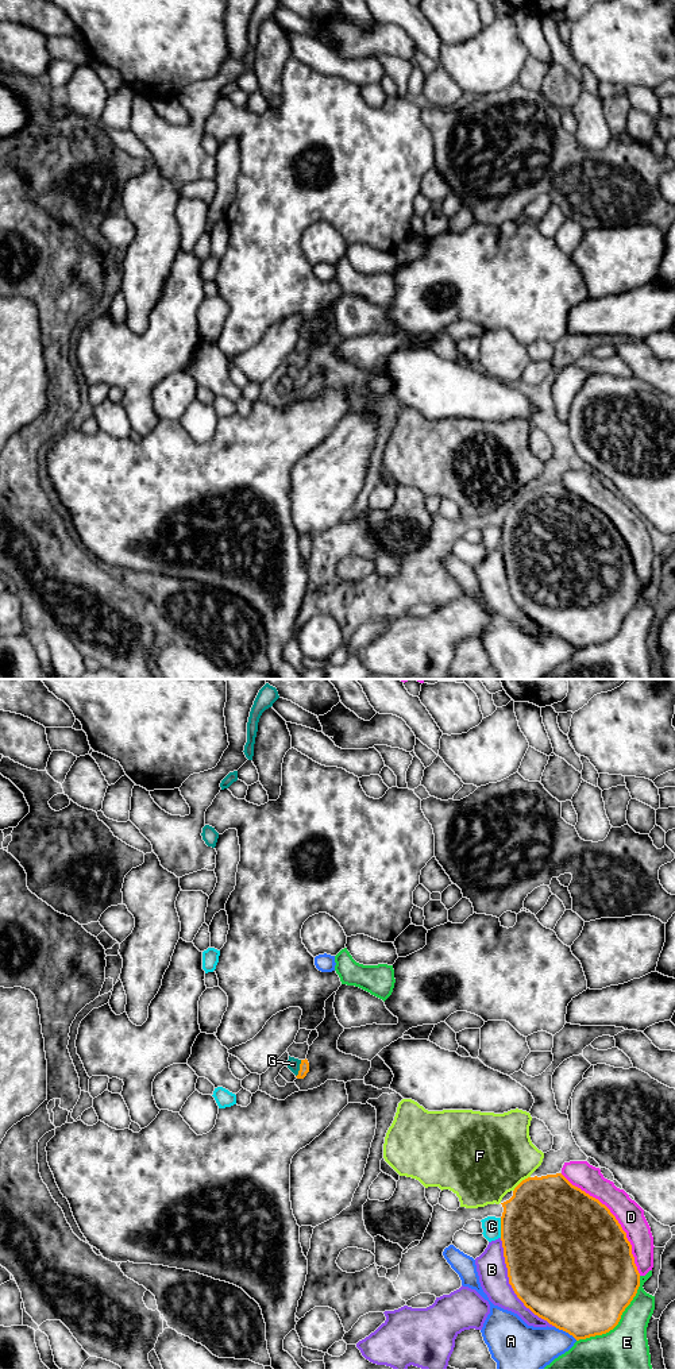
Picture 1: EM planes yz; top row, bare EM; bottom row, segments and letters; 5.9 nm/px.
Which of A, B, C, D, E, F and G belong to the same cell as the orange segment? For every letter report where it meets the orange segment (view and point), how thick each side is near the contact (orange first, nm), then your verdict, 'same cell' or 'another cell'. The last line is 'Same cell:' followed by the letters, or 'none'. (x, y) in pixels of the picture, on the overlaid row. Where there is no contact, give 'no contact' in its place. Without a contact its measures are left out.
A: yz (566, 1331) | 500/260 nm | another cell
B: yz (512, 1287) | 500/180 nm | another cell
C: yz (501, 1227) | 500/110 nm | another cell
D: yz (614, 1218) | 500/160 nm | another cell
E: yz (618, 1321) | 480/260 nm | another cell
F: yz (520, 1183) | 480/500 nm | another cell
G: yz (300, 1068) | 60/80 nm | same cell
Same cell: G

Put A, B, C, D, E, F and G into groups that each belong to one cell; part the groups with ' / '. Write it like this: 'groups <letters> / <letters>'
groups A / B / C / D / E / F / G

